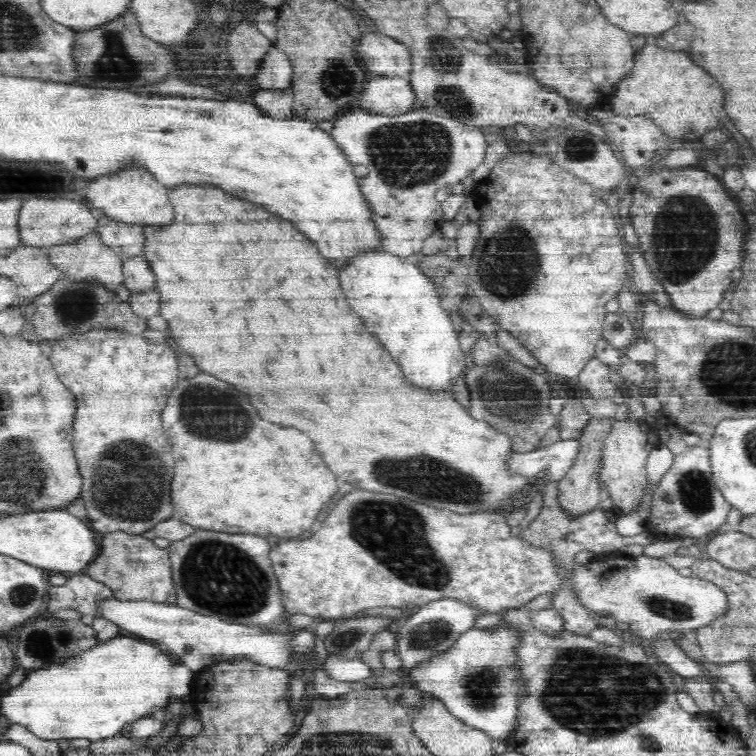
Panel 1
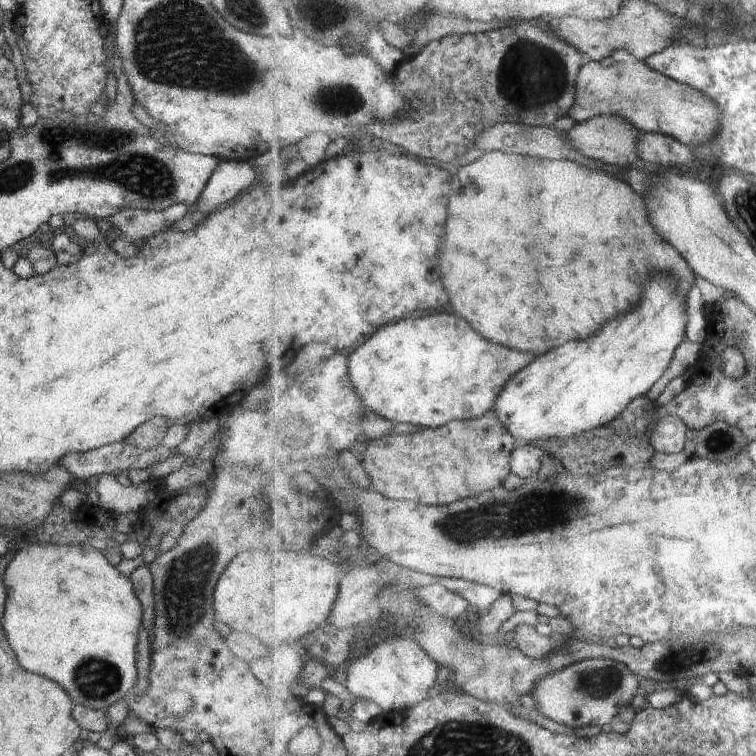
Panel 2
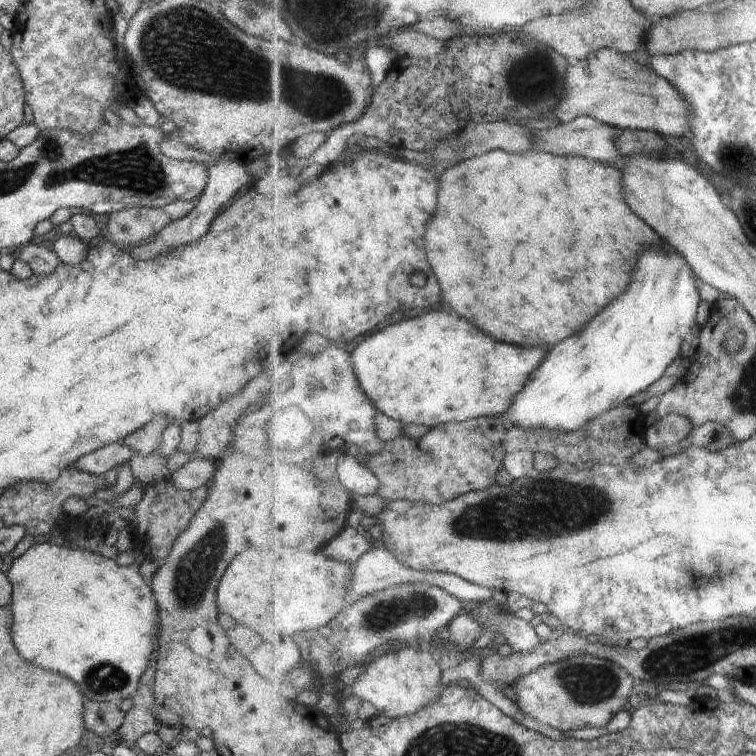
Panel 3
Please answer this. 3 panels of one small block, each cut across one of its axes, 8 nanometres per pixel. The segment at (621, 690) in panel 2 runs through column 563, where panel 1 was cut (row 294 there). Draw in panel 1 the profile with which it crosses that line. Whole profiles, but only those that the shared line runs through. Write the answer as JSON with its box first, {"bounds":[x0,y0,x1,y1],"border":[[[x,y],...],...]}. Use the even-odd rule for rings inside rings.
{"bounds":[630,159,750,315],"border":[[[656,159],[648,168],[644,169],[639,173],[639,180],[637,185],[632,190],[632,208],[630,208],[631,225],[637,234],[639,240],[638,250],[642,253],[645,258],[650,271],[654,273],[654,276],[666,287],[666,291],[670,293],[670,298],[672,298],[671,306],[674,306],[680,311],[688,315],[706,315],[708,312],[718,307],[718,304],[724,296],[724,292],[729,288],[731,280],[732,270],[738,268],[740,269],[744,266],[745,261],[748,261],[748,247],[746,247],[746,240],[750,227],[746,221],[746,213],[740,206],[740,201],[738,197],[728,188],[726,188],[723,182],[723,177],[704,169],[701,164],[697,165],[684,165],[670,167],[670,165],[662,164],[662,160]]]}

